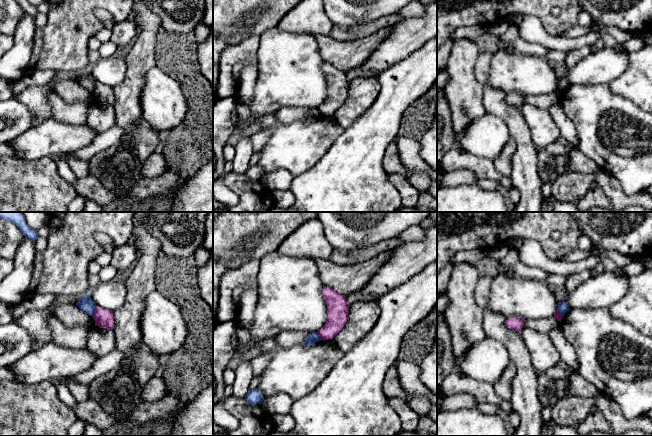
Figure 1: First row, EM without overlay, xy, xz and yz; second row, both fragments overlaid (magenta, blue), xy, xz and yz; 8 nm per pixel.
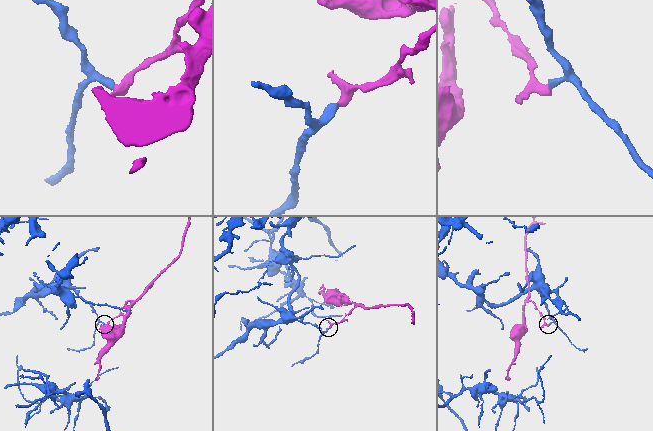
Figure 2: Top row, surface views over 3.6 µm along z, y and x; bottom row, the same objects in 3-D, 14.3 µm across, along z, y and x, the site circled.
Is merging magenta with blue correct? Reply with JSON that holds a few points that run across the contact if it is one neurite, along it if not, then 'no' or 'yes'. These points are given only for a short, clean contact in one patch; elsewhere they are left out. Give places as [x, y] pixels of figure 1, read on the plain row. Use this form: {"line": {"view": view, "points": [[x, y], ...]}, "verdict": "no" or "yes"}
{"line": {"view": "xy", "points": [[96, 82], [92, 92]]}, "verdict": "no"}

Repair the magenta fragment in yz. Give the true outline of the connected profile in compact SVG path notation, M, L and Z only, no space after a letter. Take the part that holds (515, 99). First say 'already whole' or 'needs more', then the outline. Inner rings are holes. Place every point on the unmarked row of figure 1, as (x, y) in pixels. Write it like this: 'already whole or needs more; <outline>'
already whole; M510 93L506 96L506 102L509 105L515 106L520 109L525 97L526 96L521 93Z

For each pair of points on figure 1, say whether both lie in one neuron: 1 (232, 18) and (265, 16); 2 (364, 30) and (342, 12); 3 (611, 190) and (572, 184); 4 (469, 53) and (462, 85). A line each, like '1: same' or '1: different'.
1: same
2: different
3: same
4: same

